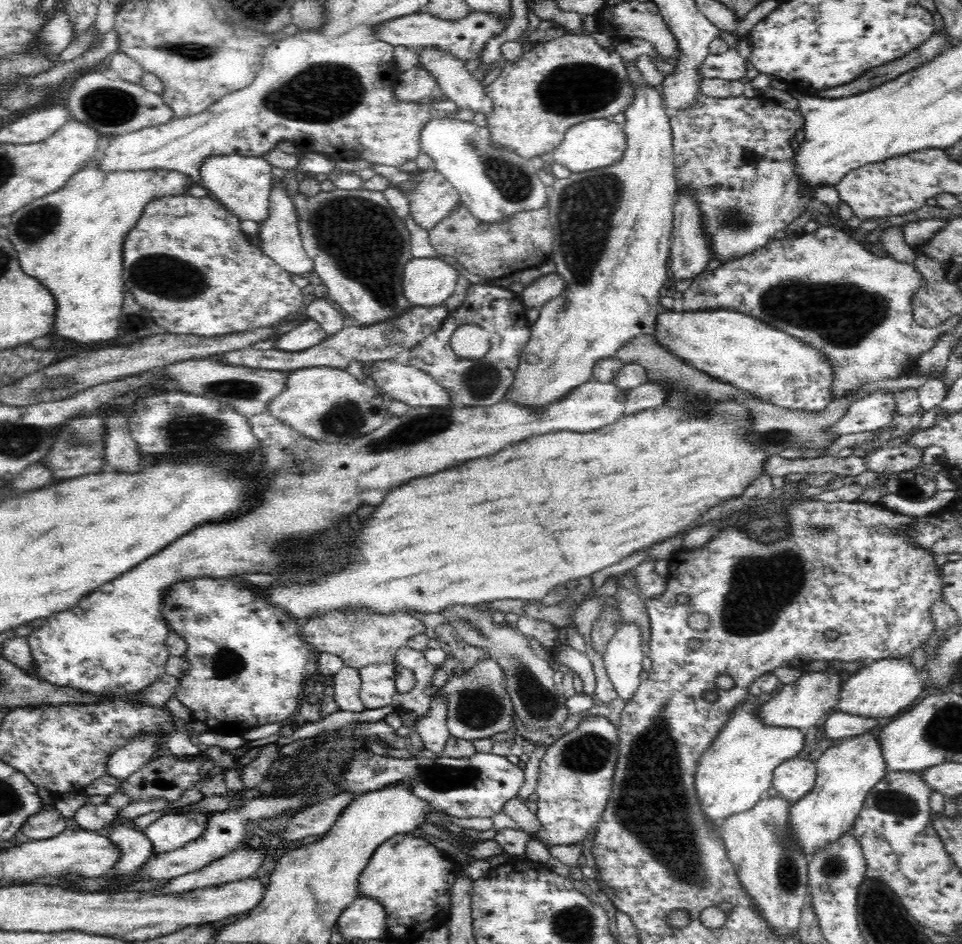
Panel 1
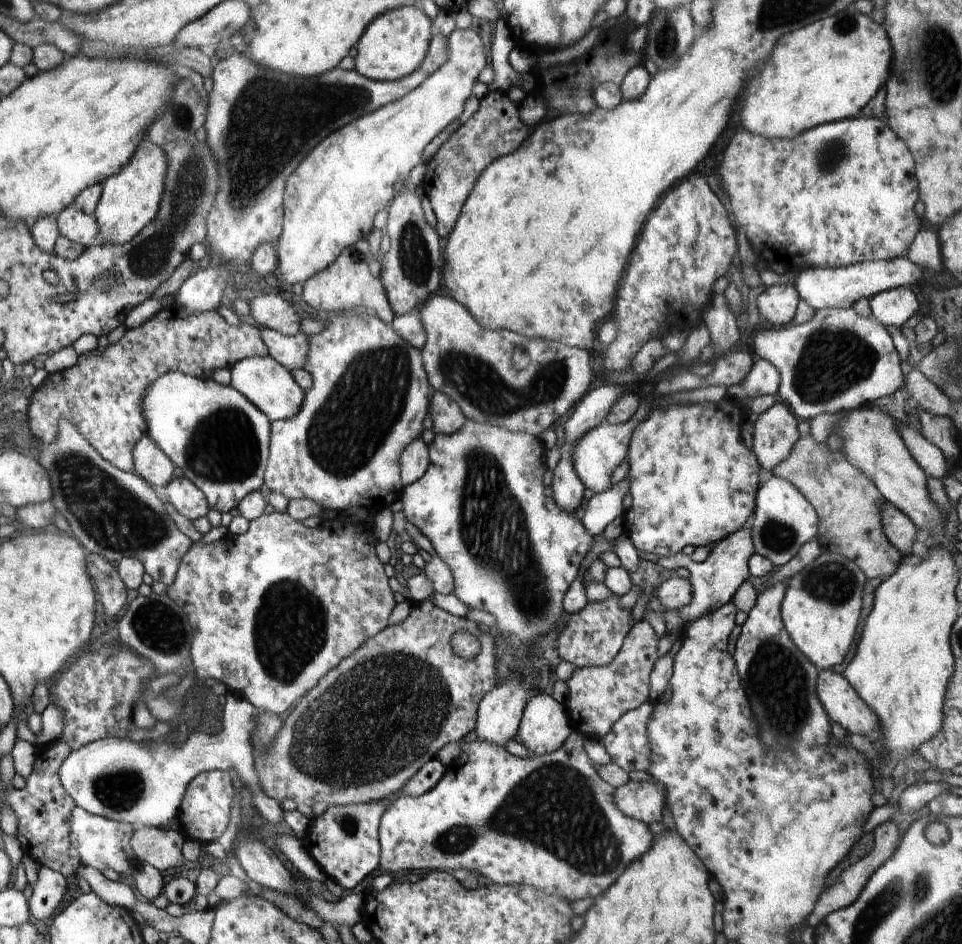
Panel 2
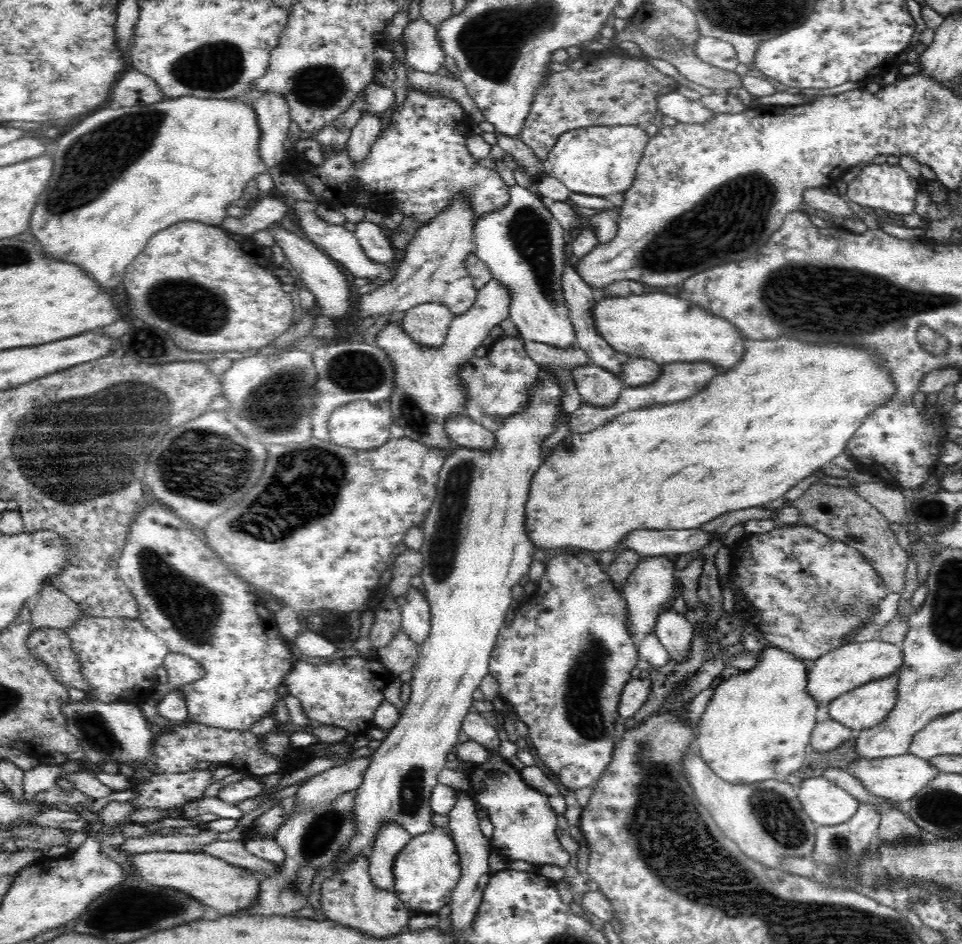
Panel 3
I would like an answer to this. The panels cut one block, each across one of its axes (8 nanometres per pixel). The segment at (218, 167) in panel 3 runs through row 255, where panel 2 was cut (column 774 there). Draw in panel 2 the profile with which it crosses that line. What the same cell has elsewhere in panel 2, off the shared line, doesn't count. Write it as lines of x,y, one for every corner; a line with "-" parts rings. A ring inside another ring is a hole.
842,10
832,18
818,20
802,30
788,32
774,46
774,66
772,56
768,56
766,64
758,68
758,76
748,82
748,96
742,112
742,126
746,131
772,138
794,138
800,132
810,130
837,120
856,118
861,110
870,102
870,98
880,90
882,84
888,82
890,76
890,44
881,22
868,18
870,15

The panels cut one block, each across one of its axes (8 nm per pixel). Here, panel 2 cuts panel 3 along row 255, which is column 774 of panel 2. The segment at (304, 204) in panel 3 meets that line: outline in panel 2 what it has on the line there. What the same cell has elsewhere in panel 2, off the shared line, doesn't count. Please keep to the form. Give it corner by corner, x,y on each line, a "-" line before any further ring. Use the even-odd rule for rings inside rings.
821,308
820,310
815,310
814,318
810,318
806,324
790,324
784,328
764,328
764,330
755,333
754,348
757,358
768,360
770,364
774,364
774,368
778,368
778,372
780,372
780,386
778,386
776,397
790,407
790,410
797,416
799,421
810,422
819,414
836,414
847,412
854,408
861,408
864,404
874,403
874,400
882,398
882,396
894,394
894,392
904,386
904,374
902,374
900,369
900,363
903,360
898,355
898,350
894,346
892,336
890,336
886,327
880,324
874,317
864,318
864,316
858,316
858,313
854,312
853,308

